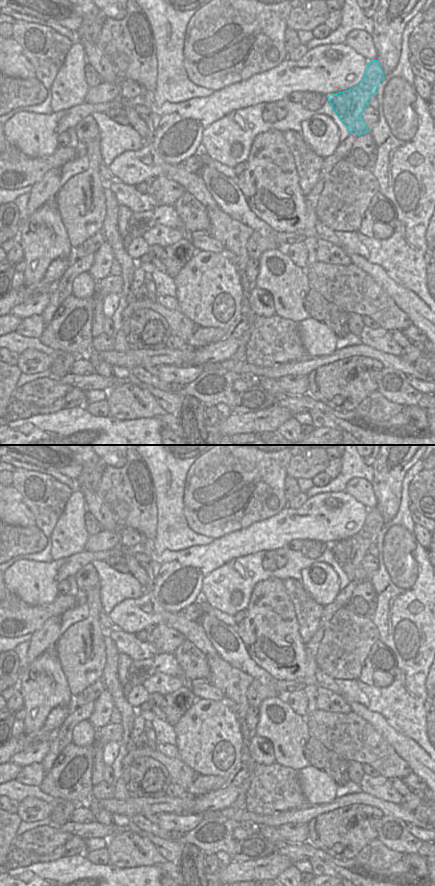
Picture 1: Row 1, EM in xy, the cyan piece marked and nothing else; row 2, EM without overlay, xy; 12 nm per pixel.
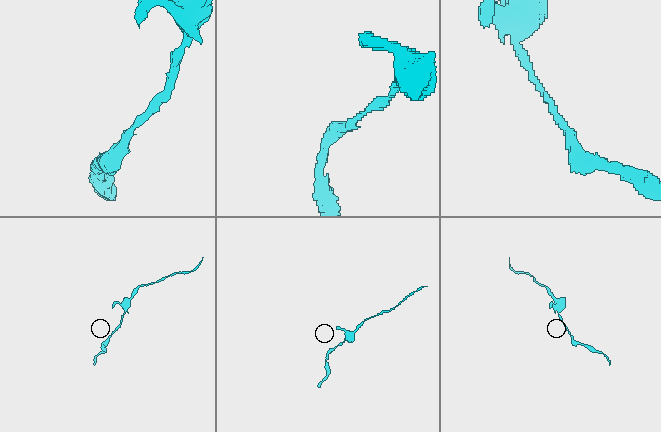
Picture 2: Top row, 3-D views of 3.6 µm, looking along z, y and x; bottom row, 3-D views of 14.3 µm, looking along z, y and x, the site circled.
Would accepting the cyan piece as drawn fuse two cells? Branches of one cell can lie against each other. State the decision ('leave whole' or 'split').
split

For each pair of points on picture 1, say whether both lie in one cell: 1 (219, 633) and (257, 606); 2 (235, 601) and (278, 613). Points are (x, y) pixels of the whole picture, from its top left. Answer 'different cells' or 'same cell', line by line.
1: different cells
2: different cells

